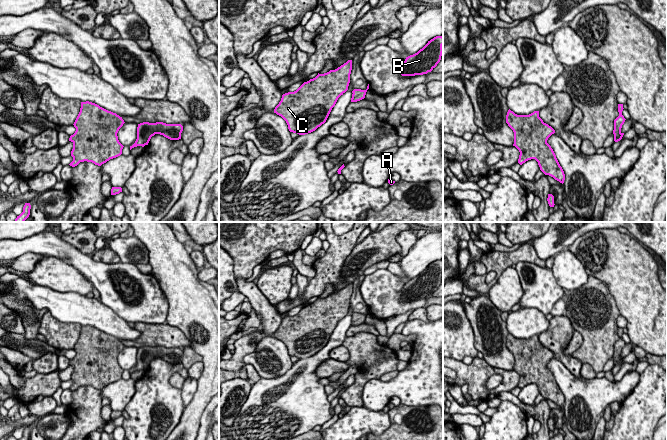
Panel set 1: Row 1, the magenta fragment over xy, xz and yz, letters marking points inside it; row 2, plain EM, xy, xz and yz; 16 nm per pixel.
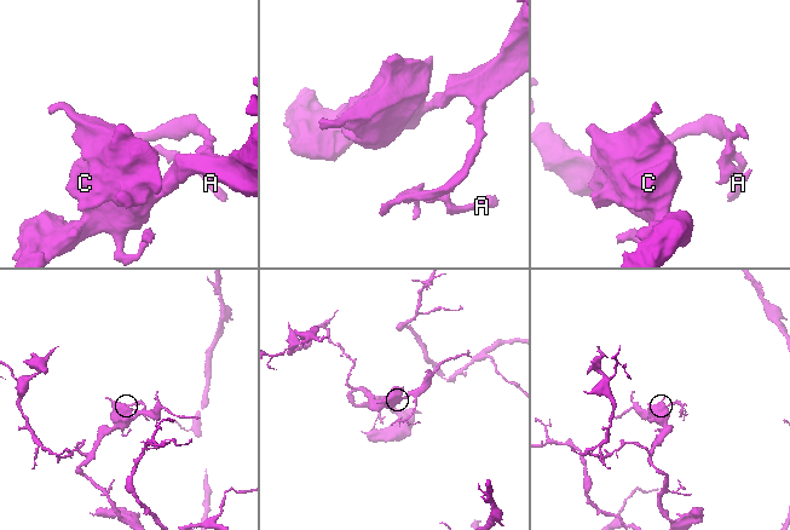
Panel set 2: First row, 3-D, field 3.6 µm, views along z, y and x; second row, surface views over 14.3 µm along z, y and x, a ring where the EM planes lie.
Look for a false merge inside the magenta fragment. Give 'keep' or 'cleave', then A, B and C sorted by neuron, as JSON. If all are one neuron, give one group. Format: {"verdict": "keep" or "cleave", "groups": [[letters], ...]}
{"verdict": "keep", "groups": [["A", "B", "C"]]}

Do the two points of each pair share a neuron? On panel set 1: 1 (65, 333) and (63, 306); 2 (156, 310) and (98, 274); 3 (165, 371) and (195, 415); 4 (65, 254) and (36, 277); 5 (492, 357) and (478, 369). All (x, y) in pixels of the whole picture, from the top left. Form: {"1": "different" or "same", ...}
{"1": "different", "2": "same", "3": "different", "4": "different", "5": "different"}

